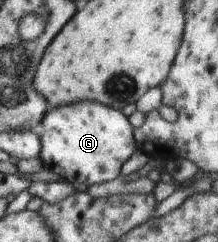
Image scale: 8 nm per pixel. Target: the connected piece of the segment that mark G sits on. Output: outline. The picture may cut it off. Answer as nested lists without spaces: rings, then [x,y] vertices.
[[[81,101],[70,105],[51,107],[43,115],[41,124],[44,132],[40,136],[42,149],[40,158],[45,167],[61,176],[63,182],[85,183],[88,187],[96,182],[107,182],[119,178],[121,166],[131,158],[131,154],[138,148],[133,138],[134,128],[128,117],[119,110],[113,110],[111,106],[103,106],[99,102]]]

